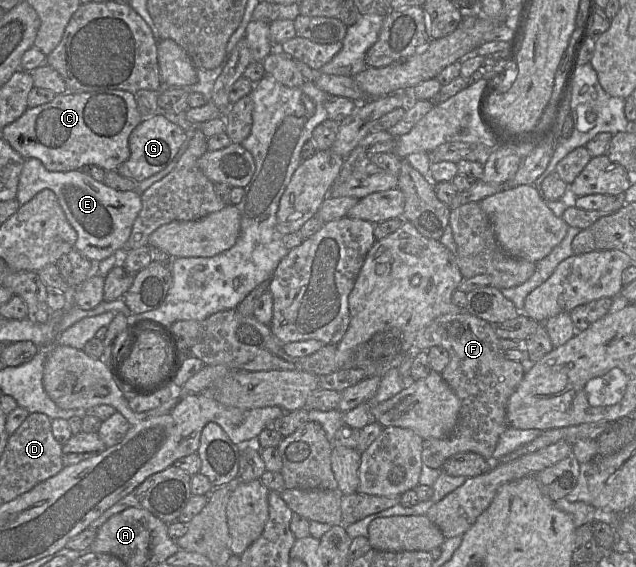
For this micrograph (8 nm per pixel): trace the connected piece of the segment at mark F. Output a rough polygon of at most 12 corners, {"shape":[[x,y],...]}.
{"shape":[[436,318],[415,350],[444,348],[460,400],[454,431],[423,440],[422,463],[490,460],[526,368],[487,321]]}

